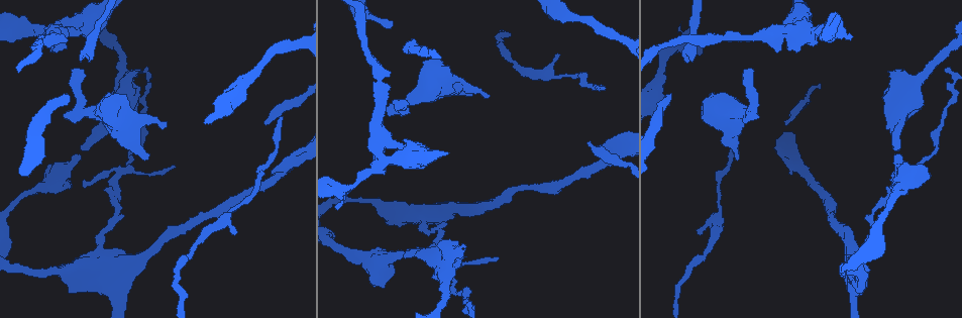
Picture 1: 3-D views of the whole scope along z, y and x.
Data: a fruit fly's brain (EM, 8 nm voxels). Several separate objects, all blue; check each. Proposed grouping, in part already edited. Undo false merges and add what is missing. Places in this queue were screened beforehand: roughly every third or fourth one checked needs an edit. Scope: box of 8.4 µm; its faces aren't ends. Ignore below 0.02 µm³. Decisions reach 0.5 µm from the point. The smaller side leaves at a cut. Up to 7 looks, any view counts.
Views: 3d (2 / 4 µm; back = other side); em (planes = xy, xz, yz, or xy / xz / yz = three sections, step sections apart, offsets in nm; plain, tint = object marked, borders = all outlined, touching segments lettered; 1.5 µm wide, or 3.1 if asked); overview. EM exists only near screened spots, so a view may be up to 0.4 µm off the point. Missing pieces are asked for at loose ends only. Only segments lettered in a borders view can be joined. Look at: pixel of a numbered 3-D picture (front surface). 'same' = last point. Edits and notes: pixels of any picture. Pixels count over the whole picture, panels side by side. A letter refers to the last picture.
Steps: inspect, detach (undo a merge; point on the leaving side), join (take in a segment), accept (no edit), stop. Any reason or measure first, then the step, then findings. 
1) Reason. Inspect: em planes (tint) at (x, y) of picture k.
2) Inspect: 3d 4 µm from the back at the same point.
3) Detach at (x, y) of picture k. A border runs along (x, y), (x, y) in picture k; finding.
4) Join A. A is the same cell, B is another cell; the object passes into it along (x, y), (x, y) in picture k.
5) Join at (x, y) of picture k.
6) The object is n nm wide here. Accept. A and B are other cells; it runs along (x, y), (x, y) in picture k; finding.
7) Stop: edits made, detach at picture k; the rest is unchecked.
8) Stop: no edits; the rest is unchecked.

Branch stops here. Inspect: 3d 4 µm at (489, 95) of picture 1.

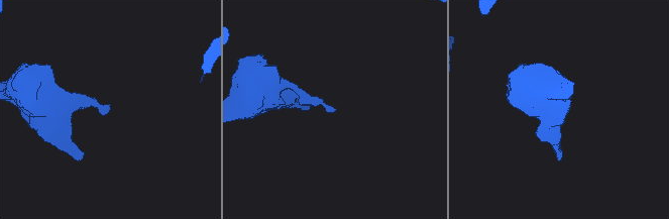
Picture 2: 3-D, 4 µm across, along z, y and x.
Inspect: em planes (borders) at (335, 110) of picture 2.

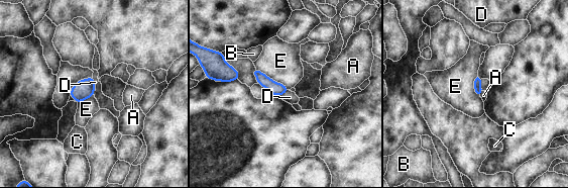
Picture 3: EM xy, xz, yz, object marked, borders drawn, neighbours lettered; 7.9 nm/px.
Accept. A, B, C, D and E are other cells; a border runs along (480, 80), (480, 86), (483, 90) in picture 3; no lettered segment goes on from it.

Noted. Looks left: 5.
Free end. Inspect: 3d 2 µm from the back at (68, 118) of picture 1.

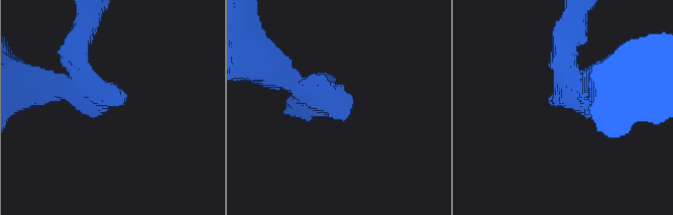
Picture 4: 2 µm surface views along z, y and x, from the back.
The arms are 220, 280 nm wide; need the tissue. Inspect: em planes (borders) at (115, 101) of picture 4.

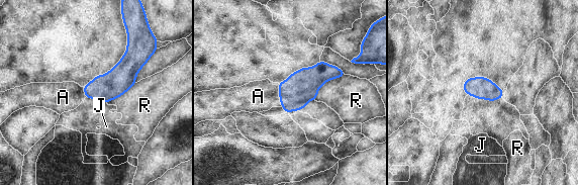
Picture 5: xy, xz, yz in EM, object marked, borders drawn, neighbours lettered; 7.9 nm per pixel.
The object is 180 nm wide here. Join A. A is the same cell, J and R are other cells; the neuron continues.

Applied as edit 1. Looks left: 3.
See it whole again. Inspect: overview.

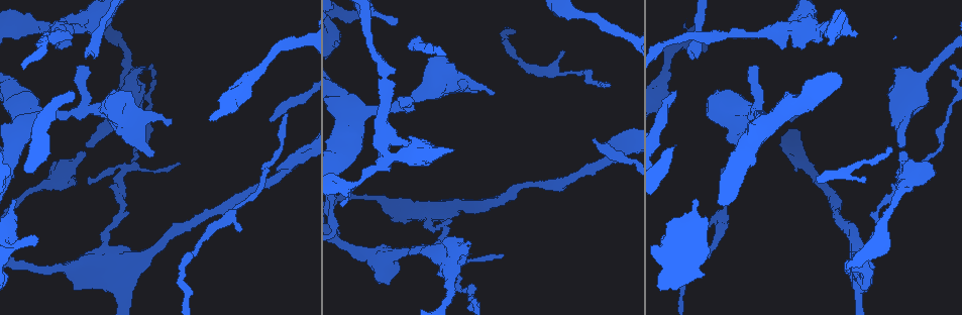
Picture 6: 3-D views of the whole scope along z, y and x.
Thin end. Inspect: em xy step 8 (borders) at (239, 231) of picture 6.

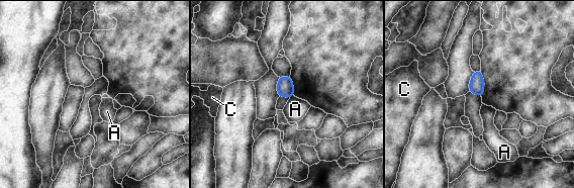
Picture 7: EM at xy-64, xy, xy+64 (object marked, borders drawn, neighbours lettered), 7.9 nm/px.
Inspect: em planes (borders) at the same point.

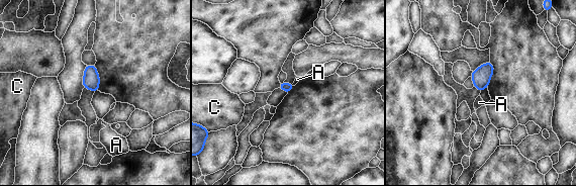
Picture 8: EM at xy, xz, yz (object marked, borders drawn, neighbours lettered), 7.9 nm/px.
The object is 80 nm wide here; the longest contact is with A, 40 nm. Accept. A and C are other cells; none of them fits.

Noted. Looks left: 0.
Stop: edits made, join at picture 5; the rest is unchecked.

